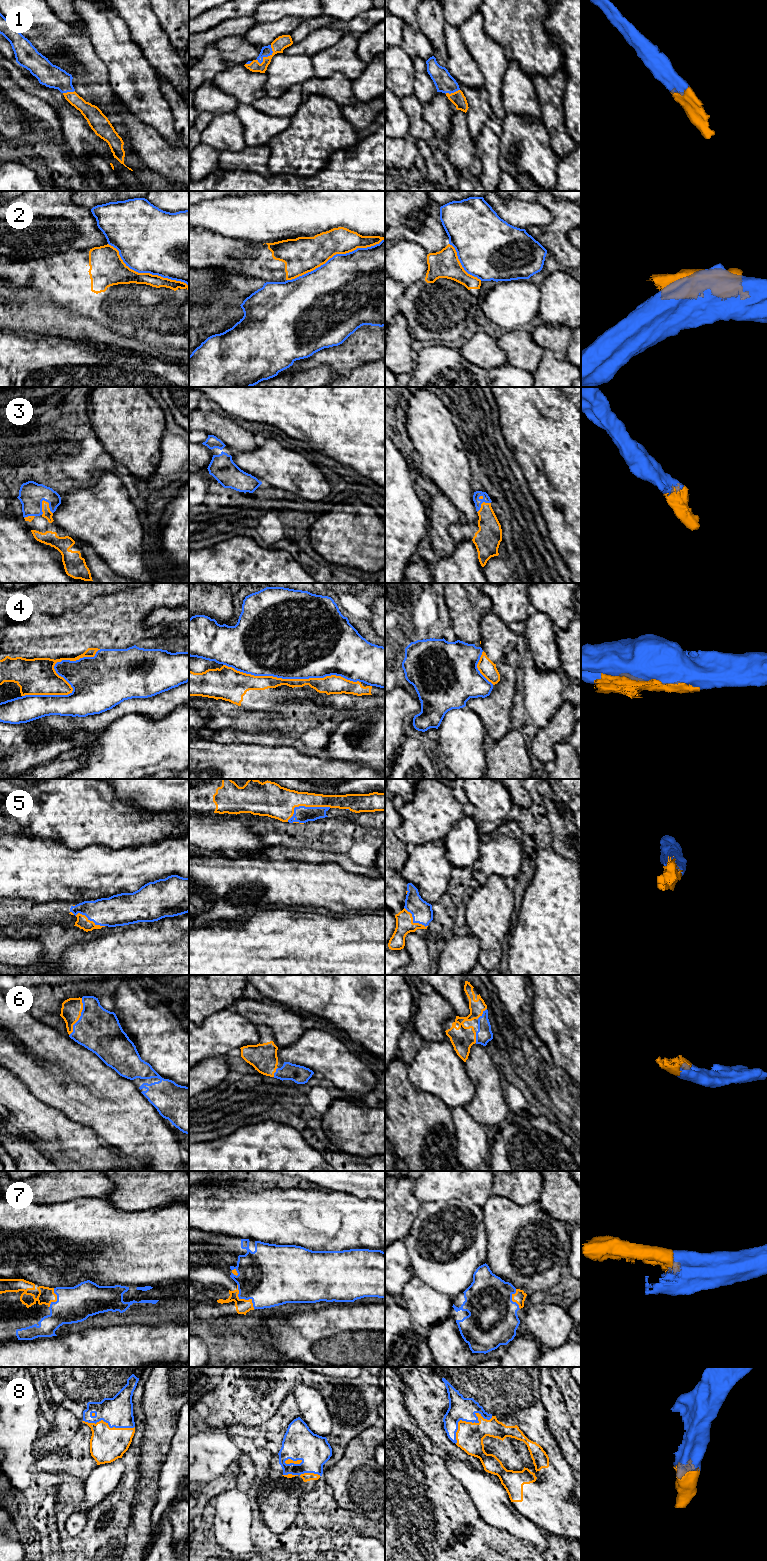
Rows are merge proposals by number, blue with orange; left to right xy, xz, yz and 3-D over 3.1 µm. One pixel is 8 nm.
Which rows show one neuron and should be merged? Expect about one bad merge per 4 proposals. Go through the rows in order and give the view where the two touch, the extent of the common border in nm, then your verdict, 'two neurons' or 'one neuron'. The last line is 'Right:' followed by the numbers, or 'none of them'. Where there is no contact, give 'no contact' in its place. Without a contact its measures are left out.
1: xz | 180 nm | one neuron
2: xz | 850 nm | two neurons
3: xy | 140 nm | one neuron
4: xz | 1100 nm | two neurons
5: xz | 360 nm | one neuron
6: xy | 320 nm | one neuron
7: xz | 240 nm | one neuron
8: yz | 380 nm | one neuron
Right: 1, 3, 5, 6, 7, 8

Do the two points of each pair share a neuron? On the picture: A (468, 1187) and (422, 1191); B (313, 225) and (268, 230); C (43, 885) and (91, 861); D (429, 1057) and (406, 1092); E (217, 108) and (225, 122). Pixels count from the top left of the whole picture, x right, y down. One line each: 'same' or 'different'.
A: same
B: same
C: same
D: different
E: different

